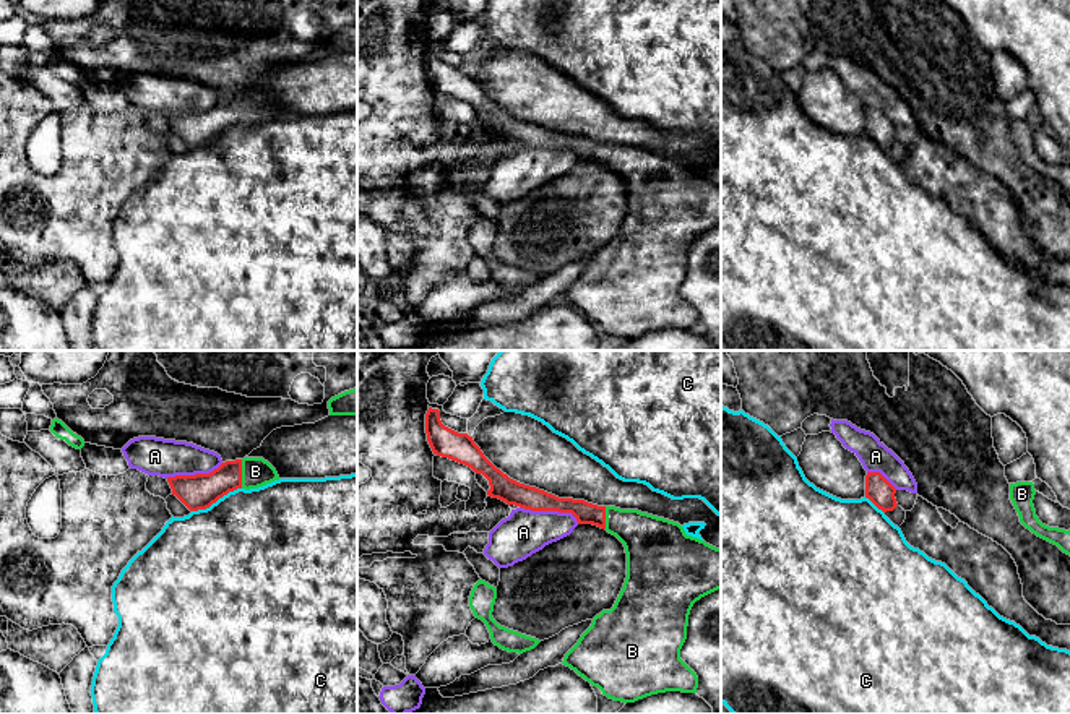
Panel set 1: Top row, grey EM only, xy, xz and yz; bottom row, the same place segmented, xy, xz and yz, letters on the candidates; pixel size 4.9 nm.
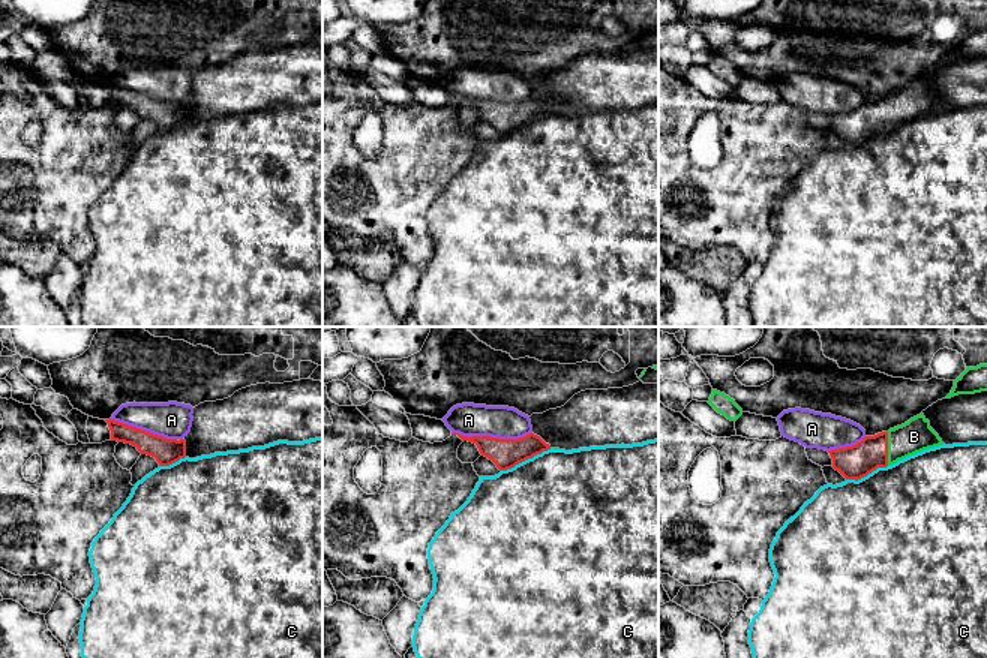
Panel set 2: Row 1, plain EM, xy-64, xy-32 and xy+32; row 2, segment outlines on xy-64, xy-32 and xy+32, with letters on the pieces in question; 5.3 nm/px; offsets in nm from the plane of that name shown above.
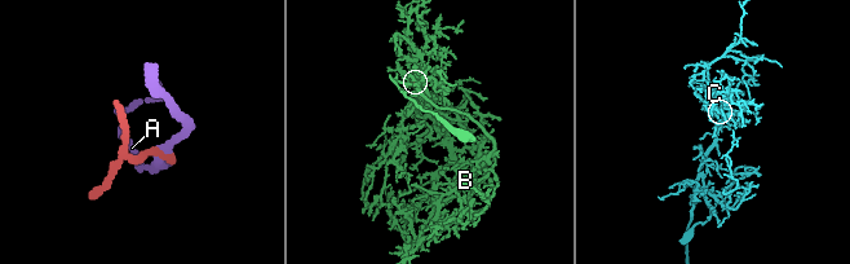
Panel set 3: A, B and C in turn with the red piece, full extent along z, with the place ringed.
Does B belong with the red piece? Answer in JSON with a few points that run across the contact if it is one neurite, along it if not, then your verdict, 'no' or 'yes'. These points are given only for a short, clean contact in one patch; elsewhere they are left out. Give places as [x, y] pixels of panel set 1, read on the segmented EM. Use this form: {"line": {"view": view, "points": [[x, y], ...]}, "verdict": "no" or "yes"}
{"verdict": "yes"}

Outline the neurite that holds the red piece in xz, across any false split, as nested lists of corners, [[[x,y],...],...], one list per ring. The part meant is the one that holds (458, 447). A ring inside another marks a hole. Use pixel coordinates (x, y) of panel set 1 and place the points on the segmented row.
[[[440,411],[425,414],[427,441],[434,454],[448,458],[482,474],[490,488],[487,495],[507,505],[531,511],[572,513],[578,524],[593,524],[615,536],[625,547],[627,578],[611,610],[593,618],[591,626],[565,654],[563,665],[598,686],[614,701],[635,703],[666,691],[697,693],[698,677],[680,659],[687,639],[688,615],[697,600],[721,589],[721,548],[687,536],[679,523],[638,510],[598,506],[585,500],[559,498],[552,493],[510,479],[497,469],[468,433],[445,427]]]

